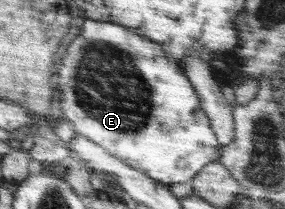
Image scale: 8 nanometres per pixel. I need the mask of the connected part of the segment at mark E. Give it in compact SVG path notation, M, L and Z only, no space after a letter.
M91 19L82 23L85 25L81 33L71 41L59 69L59 105L63 117L74 125L74 131L165 186L187 183L208 163L219 159L222 146L211 129L210 119L200 109L199 96L185 75L184 68L179 69L175 59L169 59L155 41L117 23L101 23Z

